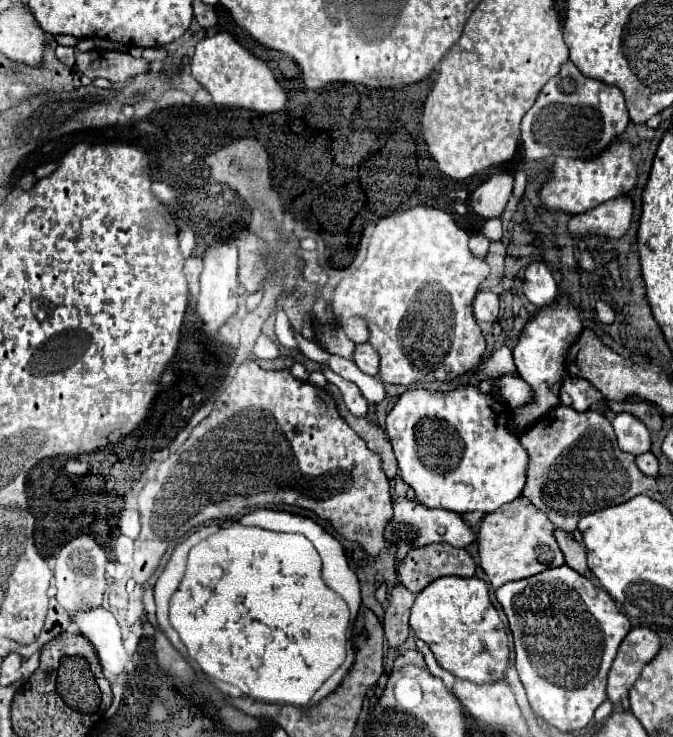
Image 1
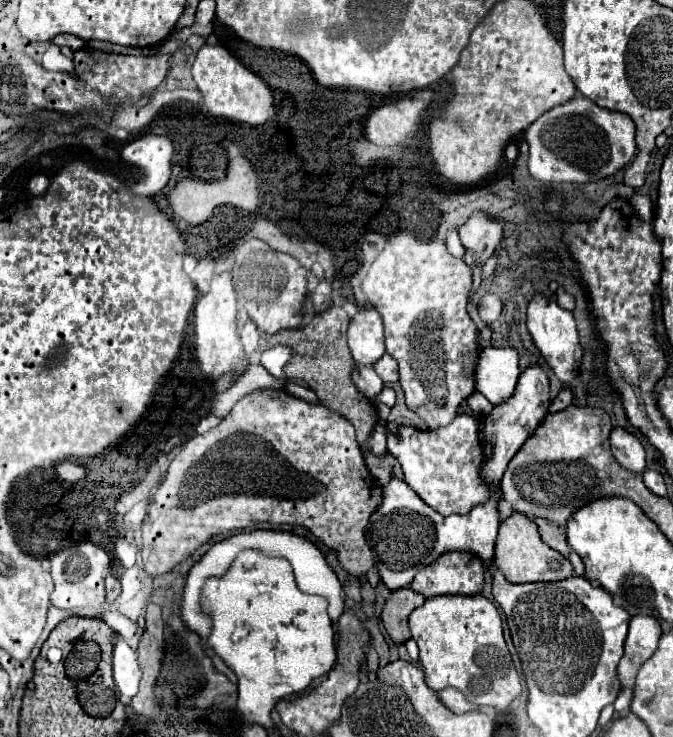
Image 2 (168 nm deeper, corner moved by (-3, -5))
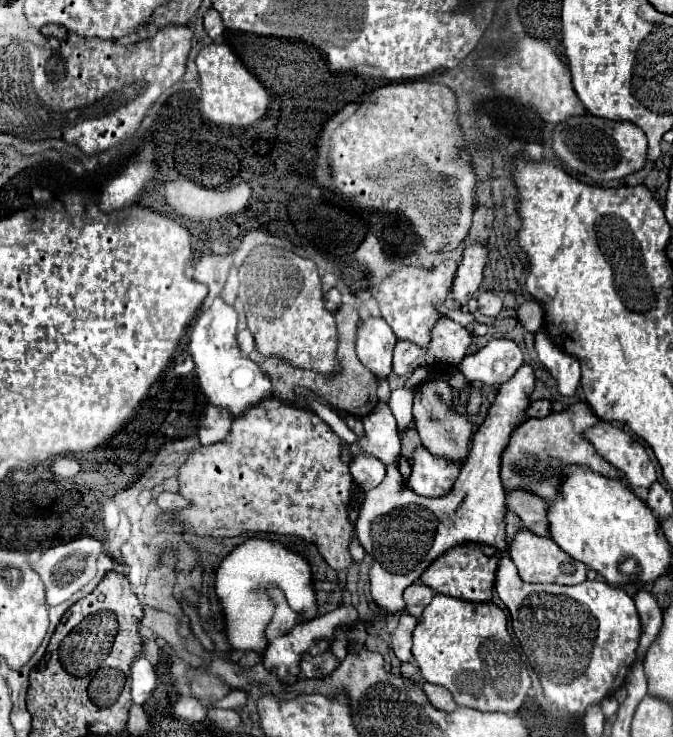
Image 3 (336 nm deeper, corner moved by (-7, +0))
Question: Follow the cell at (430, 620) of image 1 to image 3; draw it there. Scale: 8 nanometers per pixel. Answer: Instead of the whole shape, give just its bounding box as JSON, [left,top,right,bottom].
[413,595,531,713]

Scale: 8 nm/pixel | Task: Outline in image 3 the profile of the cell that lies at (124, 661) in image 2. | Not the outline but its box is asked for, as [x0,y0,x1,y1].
[131,659,155,705]

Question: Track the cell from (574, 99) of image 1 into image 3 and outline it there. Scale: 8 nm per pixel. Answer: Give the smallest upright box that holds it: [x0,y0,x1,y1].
[553,115,647,181]

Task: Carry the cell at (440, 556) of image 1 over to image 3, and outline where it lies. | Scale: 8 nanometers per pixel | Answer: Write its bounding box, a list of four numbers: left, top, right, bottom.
[421,543,501,603]

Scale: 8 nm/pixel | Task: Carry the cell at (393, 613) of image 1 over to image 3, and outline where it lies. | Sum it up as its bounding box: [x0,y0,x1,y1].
[405,583,435,617]

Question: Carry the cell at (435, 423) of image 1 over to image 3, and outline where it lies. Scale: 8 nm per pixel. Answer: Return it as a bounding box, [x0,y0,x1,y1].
[409,447,461,497]

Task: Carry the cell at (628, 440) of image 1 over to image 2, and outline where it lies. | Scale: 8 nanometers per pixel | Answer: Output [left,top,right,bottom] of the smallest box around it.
[609,426,645,472]

